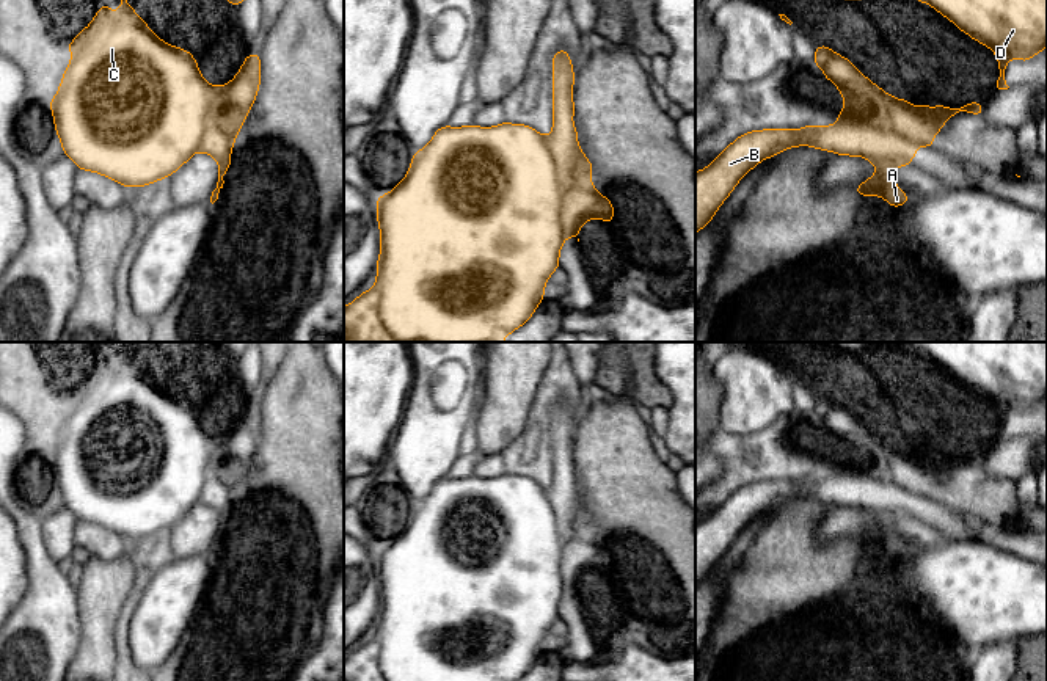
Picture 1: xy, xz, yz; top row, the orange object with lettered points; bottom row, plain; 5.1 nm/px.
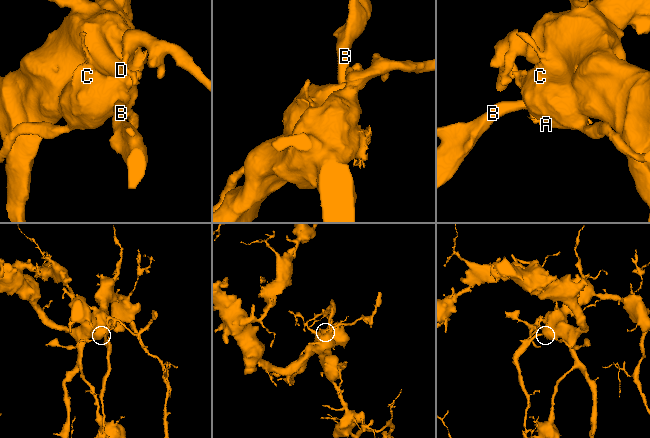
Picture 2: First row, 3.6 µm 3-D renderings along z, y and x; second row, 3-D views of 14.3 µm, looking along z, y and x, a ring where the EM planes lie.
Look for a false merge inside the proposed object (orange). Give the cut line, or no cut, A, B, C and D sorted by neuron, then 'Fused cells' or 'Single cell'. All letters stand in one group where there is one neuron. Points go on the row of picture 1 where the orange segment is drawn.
Split along yz (840, 113), (850, 123), (864, 123), (884, 132), (871, 154). Groups: A C D / B. Fused cells

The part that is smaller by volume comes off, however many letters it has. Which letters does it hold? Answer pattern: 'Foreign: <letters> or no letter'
Foreign: B

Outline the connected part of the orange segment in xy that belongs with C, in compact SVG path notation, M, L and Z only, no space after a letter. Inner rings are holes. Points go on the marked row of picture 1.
M121 0L118 11L110 11L104 2L67 50L71 63L55 97L49 100L63 154L78 169L102 174L129 188L165 179L195 152L206 152L218 162L218 182L210 196L213 204L231 166L235 137L257 96L261 53L246 55L229 83L210 85L202 78L193 53L162 41L127 0ZM210 127L226 133L226 149L204 141Z

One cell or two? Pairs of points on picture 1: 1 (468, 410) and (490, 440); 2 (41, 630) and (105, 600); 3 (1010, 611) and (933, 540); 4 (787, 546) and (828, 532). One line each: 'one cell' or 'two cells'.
1: two cells
2: two cells
3: two cells
4: two cells

